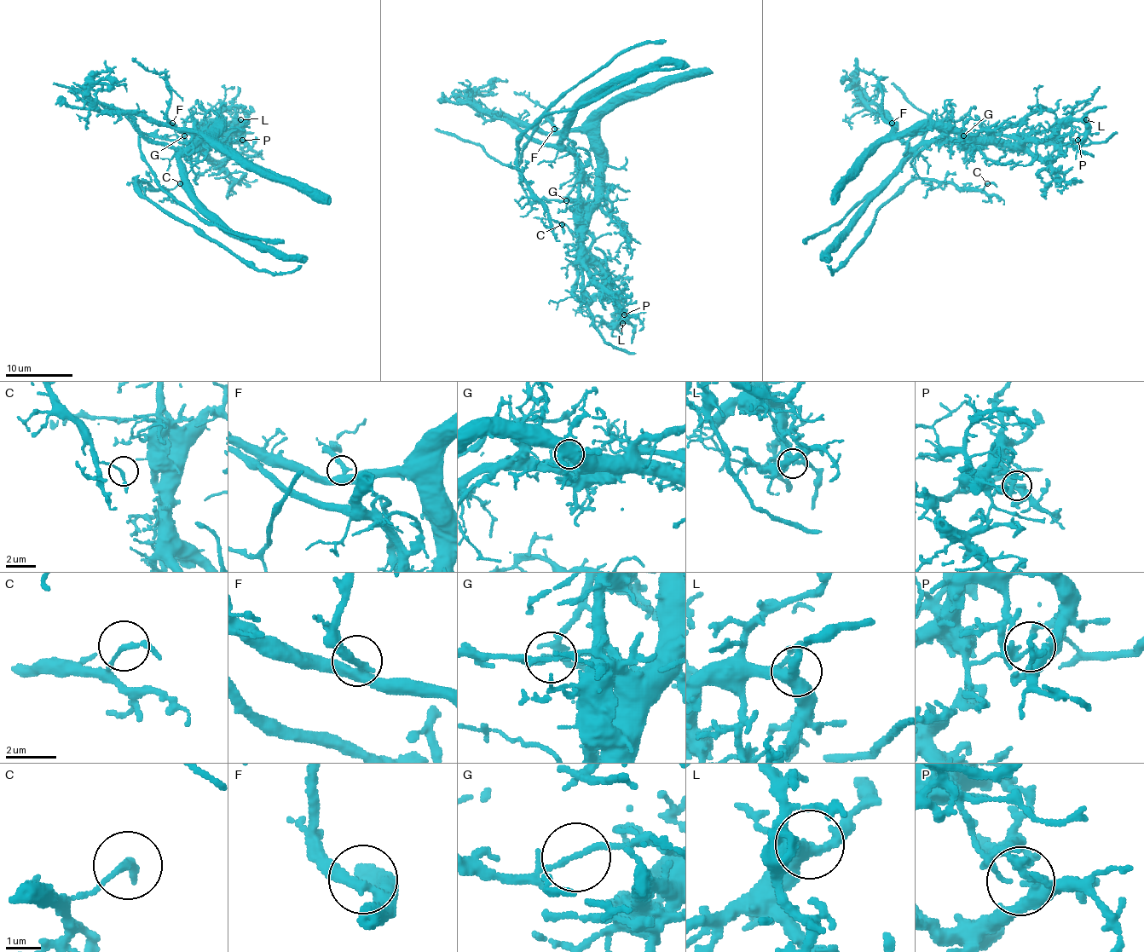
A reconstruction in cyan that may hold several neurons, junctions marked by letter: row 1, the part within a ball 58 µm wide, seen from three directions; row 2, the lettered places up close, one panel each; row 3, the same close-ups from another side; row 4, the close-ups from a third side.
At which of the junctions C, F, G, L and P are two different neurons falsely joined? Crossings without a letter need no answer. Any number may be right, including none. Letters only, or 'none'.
G, P

